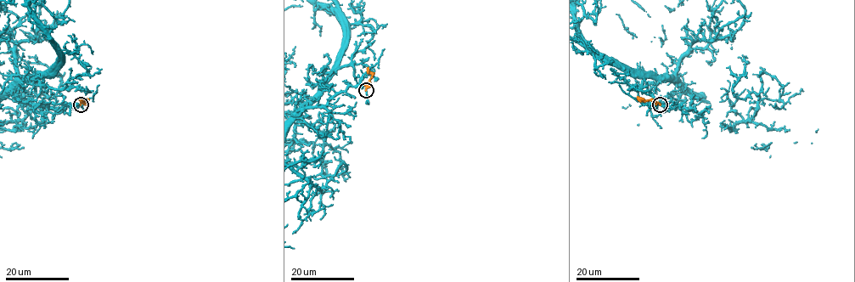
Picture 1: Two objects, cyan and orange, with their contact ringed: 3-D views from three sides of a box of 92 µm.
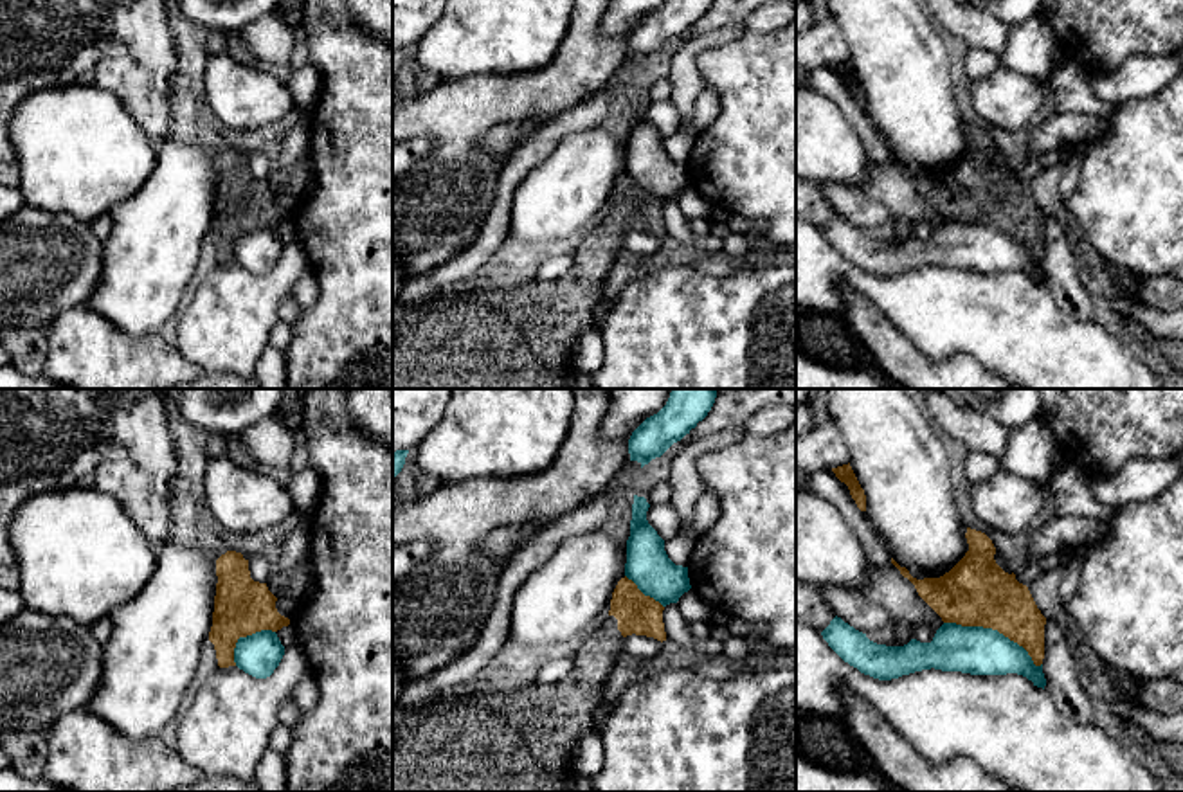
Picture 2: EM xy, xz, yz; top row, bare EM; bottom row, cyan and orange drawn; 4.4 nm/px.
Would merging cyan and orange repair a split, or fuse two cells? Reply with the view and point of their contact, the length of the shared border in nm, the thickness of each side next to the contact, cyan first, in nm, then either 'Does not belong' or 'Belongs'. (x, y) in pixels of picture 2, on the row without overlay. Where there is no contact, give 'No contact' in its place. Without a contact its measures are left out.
Touches cyan at yz (994, 227). Shared border 480 nm. Thickness 220 nm (cyan) against 300 nm. Does not belong

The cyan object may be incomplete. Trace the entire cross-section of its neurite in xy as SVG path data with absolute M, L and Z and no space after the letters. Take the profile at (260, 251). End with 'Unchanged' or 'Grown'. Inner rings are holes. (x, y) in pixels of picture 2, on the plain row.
M261 227L239 234L234 245L234 259L245 270L256 275L266 275L274 270L284 252L284 243L272 227Z. Unchanged

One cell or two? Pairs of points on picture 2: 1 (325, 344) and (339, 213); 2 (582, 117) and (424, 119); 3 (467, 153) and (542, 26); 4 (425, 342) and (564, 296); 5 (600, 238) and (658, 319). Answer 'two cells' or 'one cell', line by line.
1: one cell
2: two cells
3: two cells
4: one cell
5: two cells

